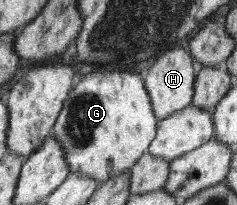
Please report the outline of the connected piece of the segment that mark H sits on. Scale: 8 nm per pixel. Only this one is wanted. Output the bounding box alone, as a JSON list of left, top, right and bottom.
[144,47,197,120]

